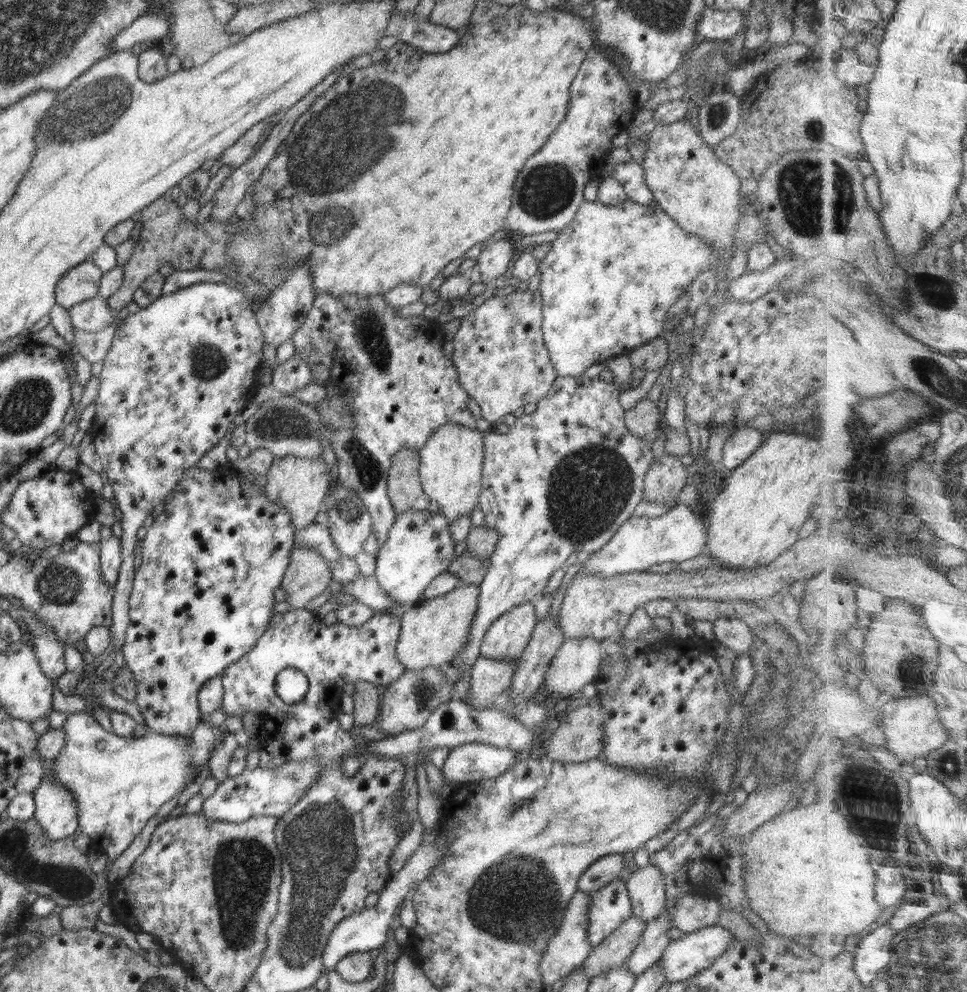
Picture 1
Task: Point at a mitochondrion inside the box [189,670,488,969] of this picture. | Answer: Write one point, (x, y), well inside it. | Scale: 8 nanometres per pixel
(241, 868)

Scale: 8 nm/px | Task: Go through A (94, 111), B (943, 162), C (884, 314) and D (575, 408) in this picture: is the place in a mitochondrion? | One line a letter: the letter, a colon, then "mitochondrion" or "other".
A: mitochondrion
B: other
C: other
D: other

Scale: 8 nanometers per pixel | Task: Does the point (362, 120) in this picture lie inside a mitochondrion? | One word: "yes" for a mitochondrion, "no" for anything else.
yes

